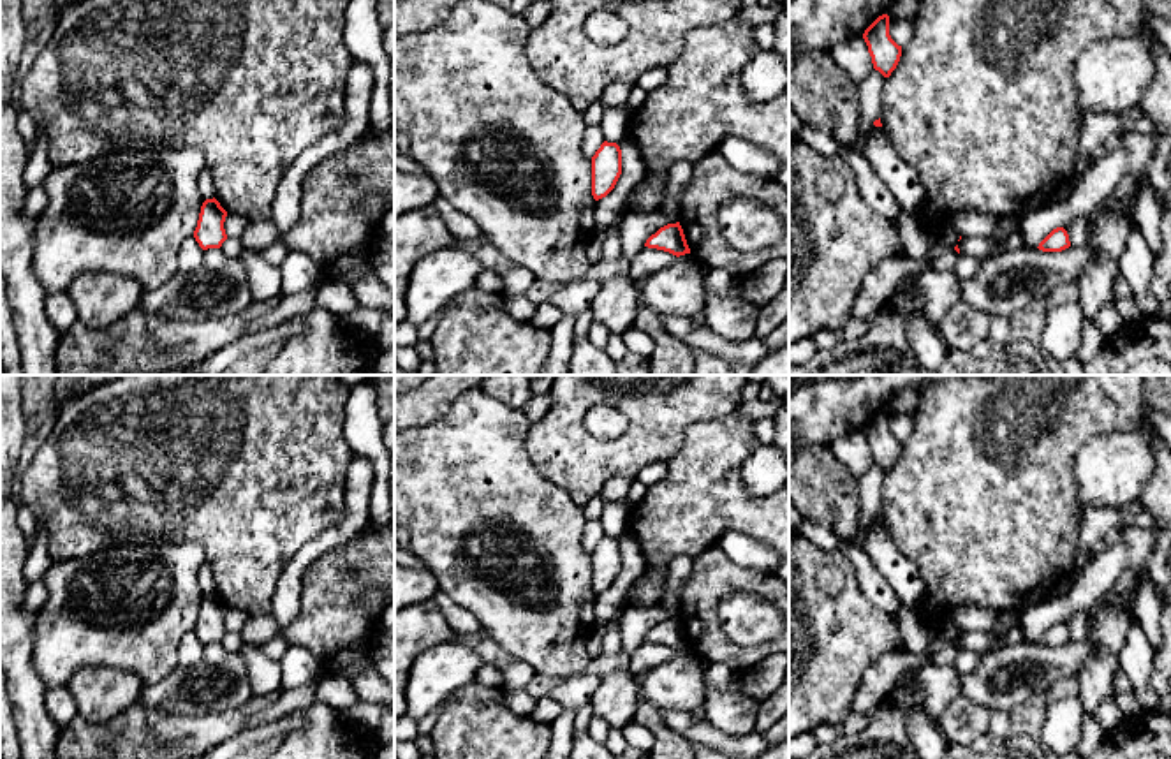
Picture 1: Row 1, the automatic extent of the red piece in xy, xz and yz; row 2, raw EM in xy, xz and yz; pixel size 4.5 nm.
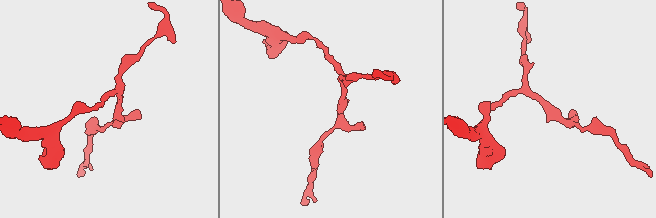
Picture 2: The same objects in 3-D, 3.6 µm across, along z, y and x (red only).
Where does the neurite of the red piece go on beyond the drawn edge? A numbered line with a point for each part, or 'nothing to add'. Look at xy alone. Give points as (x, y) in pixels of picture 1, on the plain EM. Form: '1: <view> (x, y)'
nothing to add

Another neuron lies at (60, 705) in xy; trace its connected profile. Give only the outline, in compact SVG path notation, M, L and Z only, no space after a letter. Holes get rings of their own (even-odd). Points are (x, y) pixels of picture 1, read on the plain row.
M48 687L46 711L58 727L63 727L77 717L77 704L67 687Z

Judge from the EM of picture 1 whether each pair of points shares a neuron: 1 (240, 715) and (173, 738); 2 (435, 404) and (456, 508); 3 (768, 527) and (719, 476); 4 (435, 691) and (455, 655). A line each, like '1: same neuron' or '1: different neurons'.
1: same neuron
2: different neurons
3: same neuron
4: same neuron

